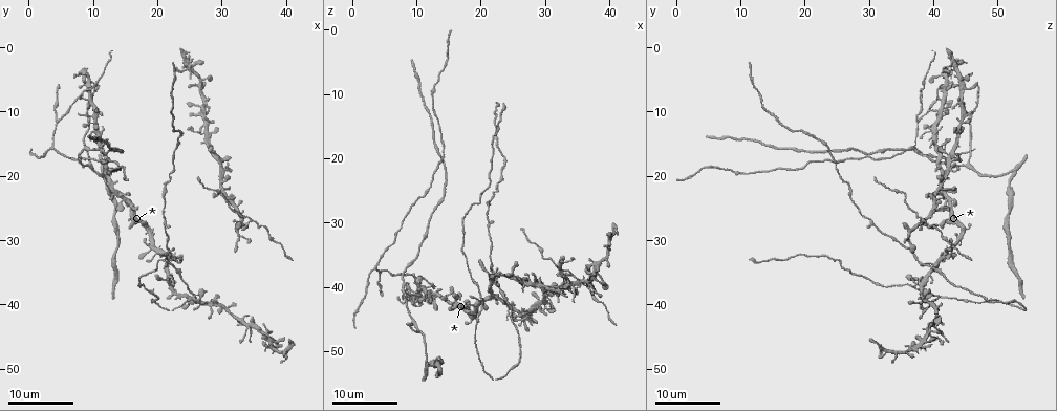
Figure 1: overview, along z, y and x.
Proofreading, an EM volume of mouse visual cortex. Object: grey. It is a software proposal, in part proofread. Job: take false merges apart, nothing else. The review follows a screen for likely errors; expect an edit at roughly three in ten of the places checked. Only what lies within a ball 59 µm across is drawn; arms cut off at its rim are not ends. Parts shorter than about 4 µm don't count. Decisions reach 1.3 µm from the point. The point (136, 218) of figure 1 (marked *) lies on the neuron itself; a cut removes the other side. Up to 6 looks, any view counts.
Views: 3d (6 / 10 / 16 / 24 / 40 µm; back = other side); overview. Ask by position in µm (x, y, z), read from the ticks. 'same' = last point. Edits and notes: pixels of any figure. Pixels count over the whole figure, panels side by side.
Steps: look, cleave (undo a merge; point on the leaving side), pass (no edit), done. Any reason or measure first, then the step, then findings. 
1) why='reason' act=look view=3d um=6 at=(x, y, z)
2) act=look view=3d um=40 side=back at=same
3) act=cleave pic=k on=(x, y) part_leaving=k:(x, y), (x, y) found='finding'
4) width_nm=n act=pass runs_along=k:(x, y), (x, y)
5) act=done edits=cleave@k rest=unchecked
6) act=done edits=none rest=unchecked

why='side arm on a straight run' act=look view=3d um=16 at=(22.0, 33.5, 38.5)

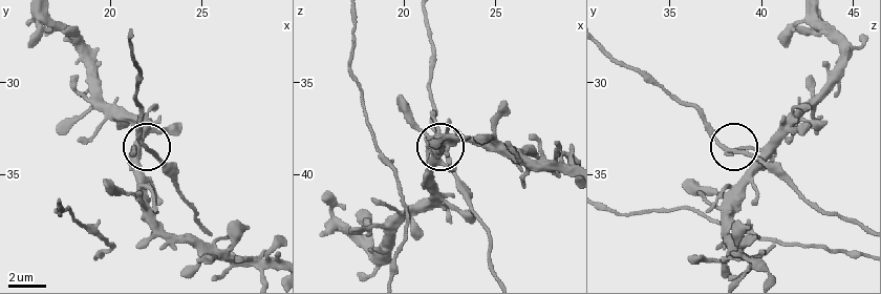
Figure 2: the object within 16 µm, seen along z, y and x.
why='zoom in' act=look view=3d um=10 at=(22.0, 33.7, 38.2)

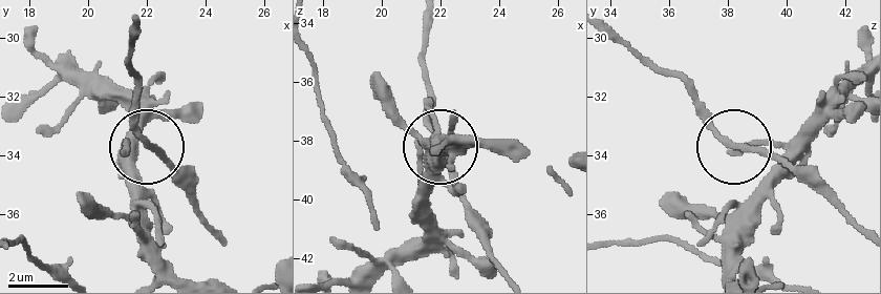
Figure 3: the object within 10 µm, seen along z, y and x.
side_arm_um=75 act=pass found='continuous, no second neuron'

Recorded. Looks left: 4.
why='arms part here' act=look view=3d um=24 at=(4.0, 15.5, 37.0)

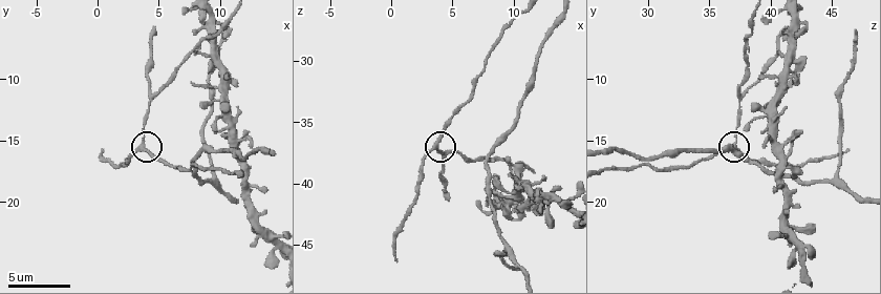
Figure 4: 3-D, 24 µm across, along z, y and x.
act=look view=3d um=6 at=(3.4, 15.8, 37.0)

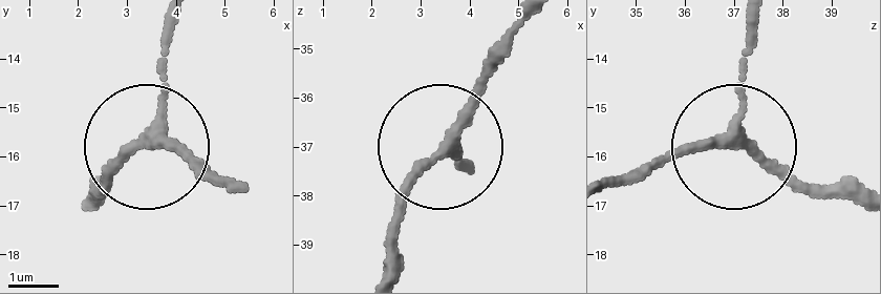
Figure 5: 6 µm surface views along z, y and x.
side_arm_um=11 act=pass runs_along=5:(174, 24), (157, 138), (90, 188) found='all the same neuron'

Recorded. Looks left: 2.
why='three-way junction' act=look view=3d um=10 at=(4.2, 11.2, 37.8)

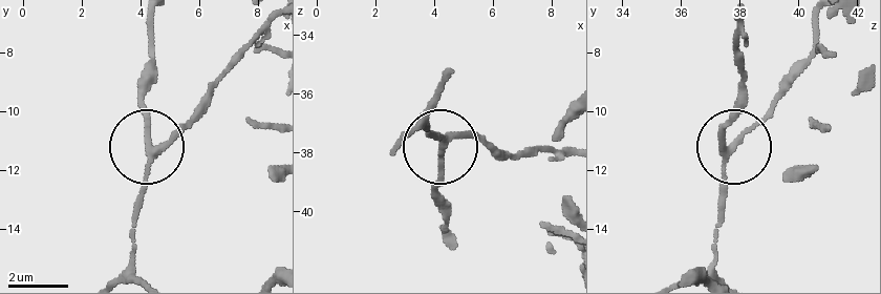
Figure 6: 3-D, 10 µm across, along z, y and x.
width_nm=190 act=pass runs_along=6:(275, 20), (154, 146), (147, 141), (147, 83) found='one neuron here'

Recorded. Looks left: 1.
act=done edits=none rest=unchecked

